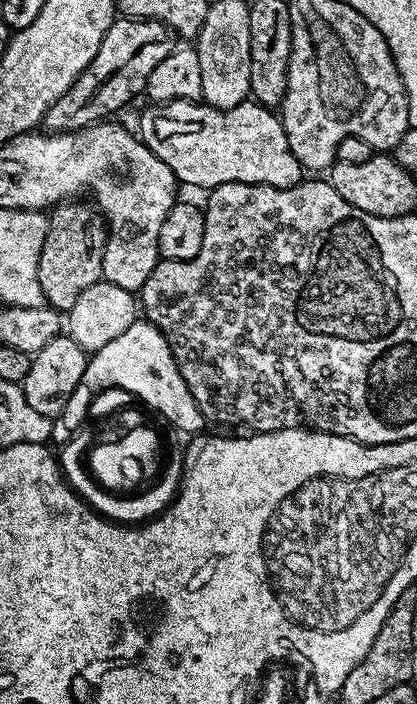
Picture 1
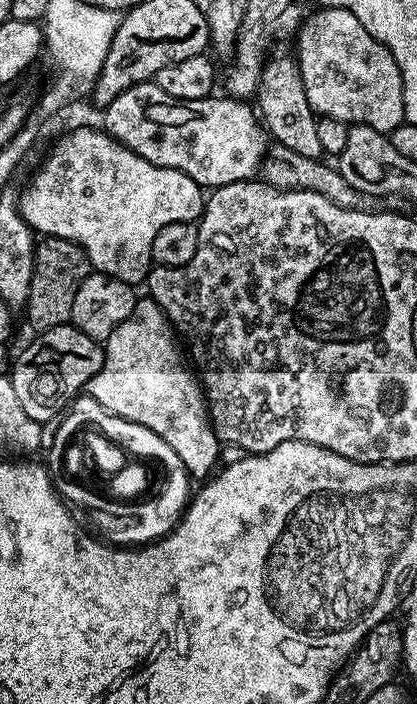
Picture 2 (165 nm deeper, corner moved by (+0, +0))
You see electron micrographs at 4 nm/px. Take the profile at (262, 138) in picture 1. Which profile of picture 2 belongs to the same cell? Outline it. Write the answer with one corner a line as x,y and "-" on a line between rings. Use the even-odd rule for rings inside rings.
154,82
135,84
126,90
122,90
122,94
118,94
118,98
114,98
114,102
110,102
107,108
103,109
102,116
104,116
104,124
102,123
102,128
109,136
114,137
119,144
126,145
134,154
138,154
142,158
154,162
159,168
173,168
182,174
186,174
190,178
194,178
194,182
198,182
201,188
205,190
215,190
223,186
223,184
233,184
239,180
251,180
261,171
264,163
264,154
270,147
270,140
266,135
266,129
249,103
246,103
243,99
233,98
227,94
221,95
221,100
219,100
218,96
213,94
205,96
202,100
193,100
189,103
187,100
170,98
170,94
166,94
166,90
162,90

